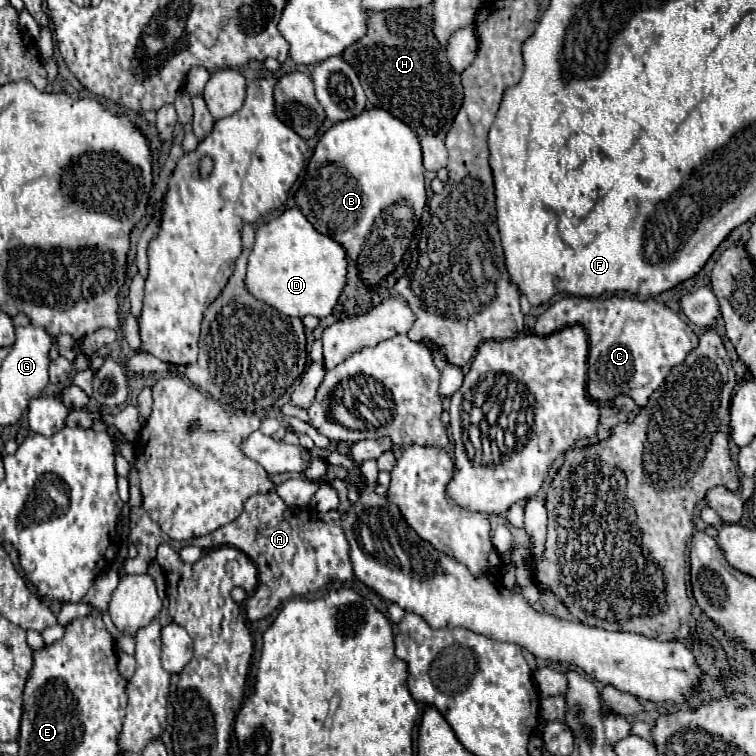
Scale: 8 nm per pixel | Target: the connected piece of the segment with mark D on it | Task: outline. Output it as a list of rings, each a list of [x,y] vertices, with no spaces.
[[[298,207],[286,209],[278,219],[256,229],[256,241],[246,267],[246,291],[288,317],[314,315],[324,319],[332,313],[346,283],[348,257],[336,241],[312,229]]]

